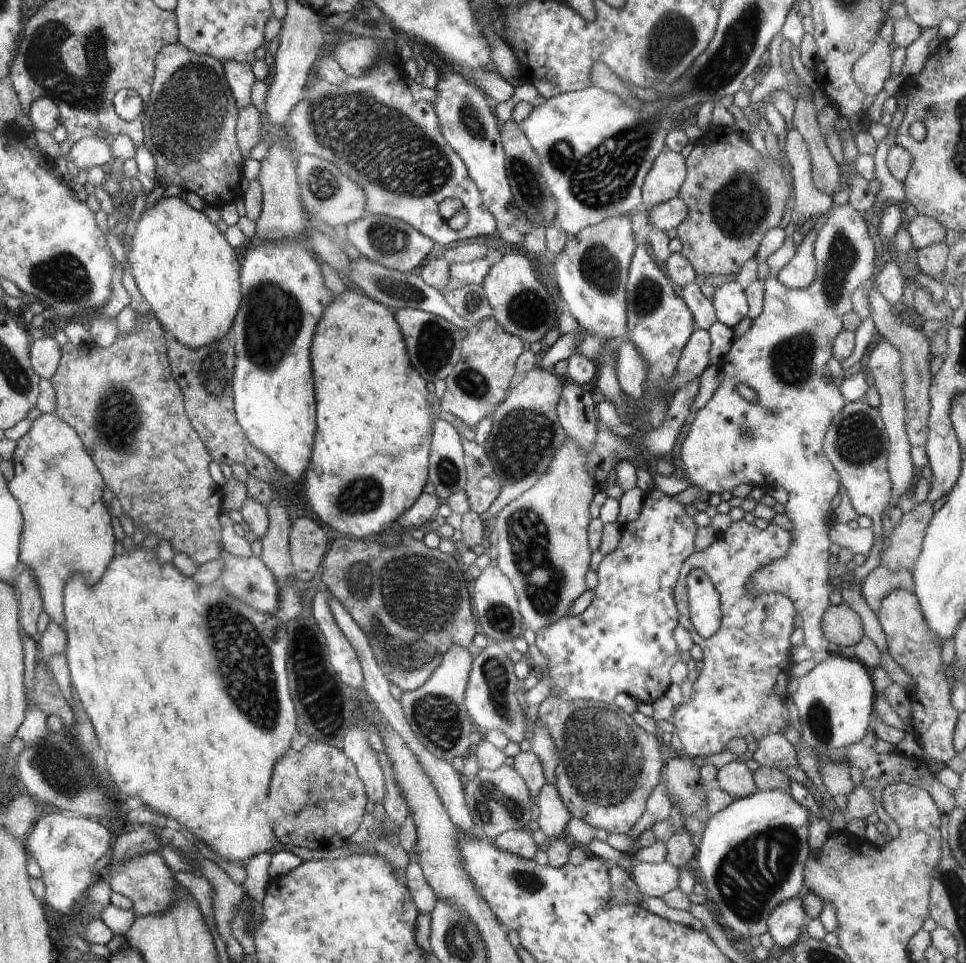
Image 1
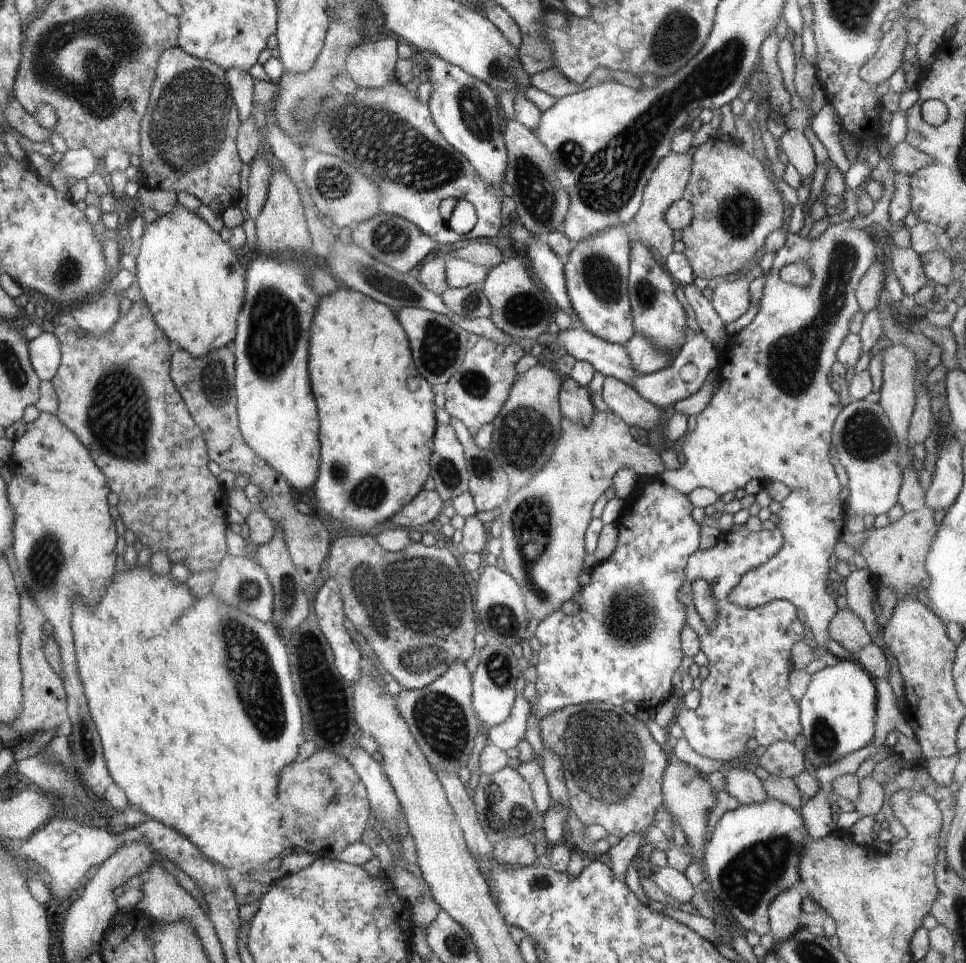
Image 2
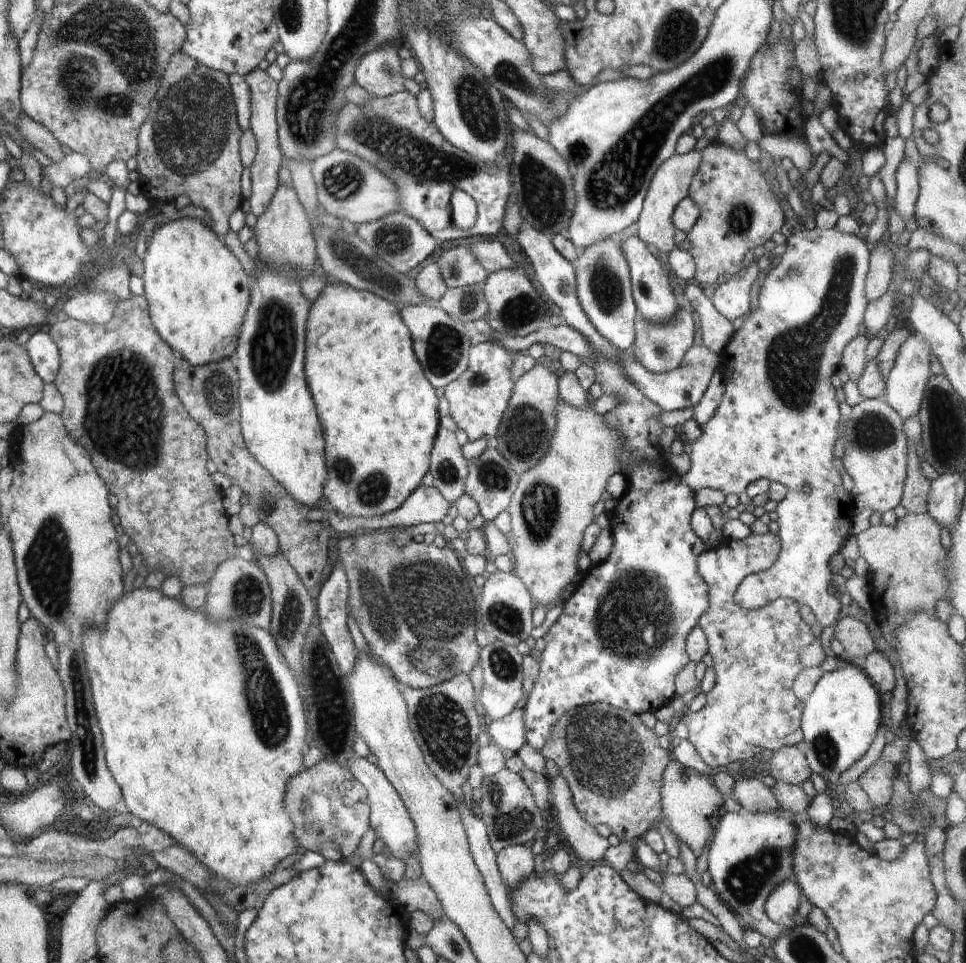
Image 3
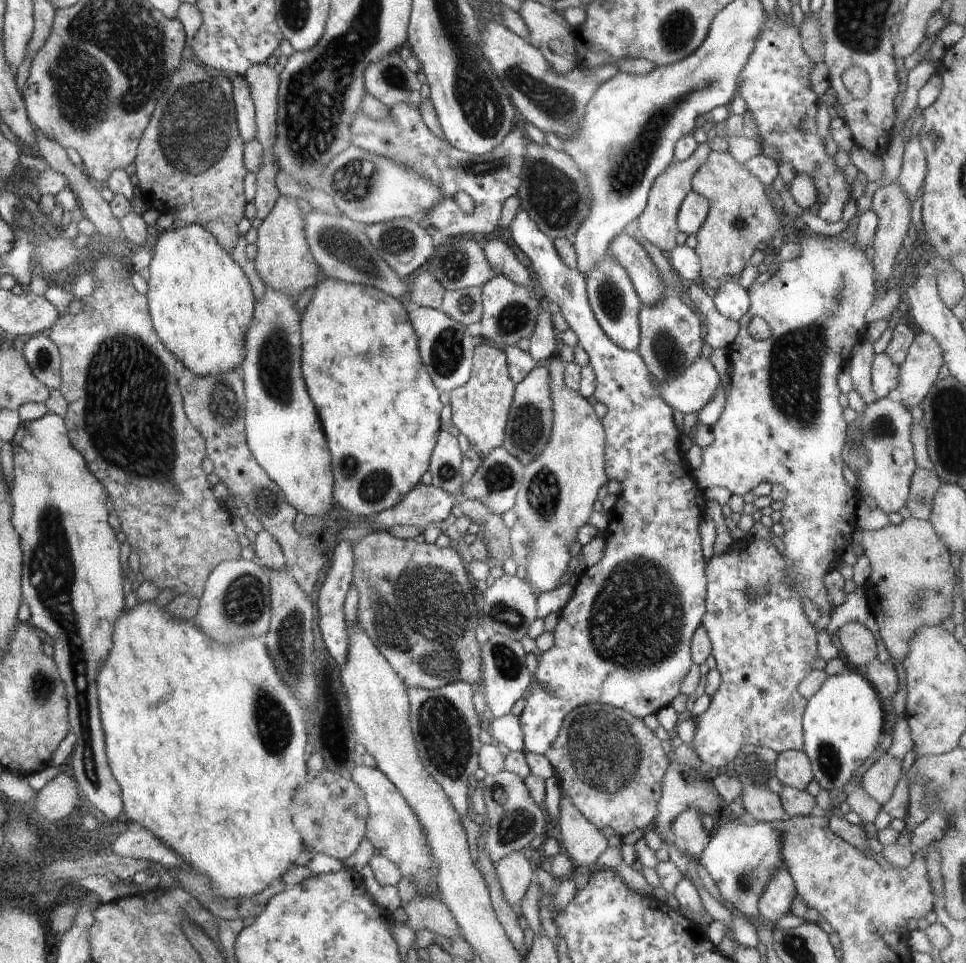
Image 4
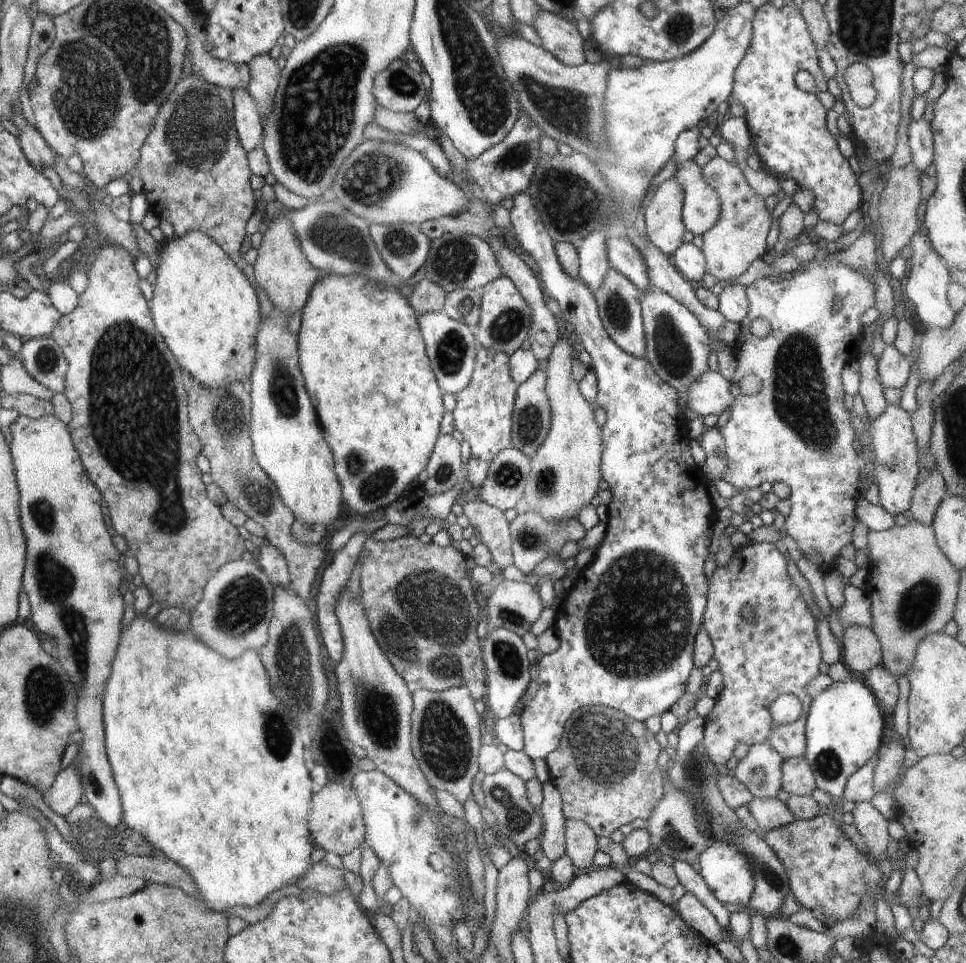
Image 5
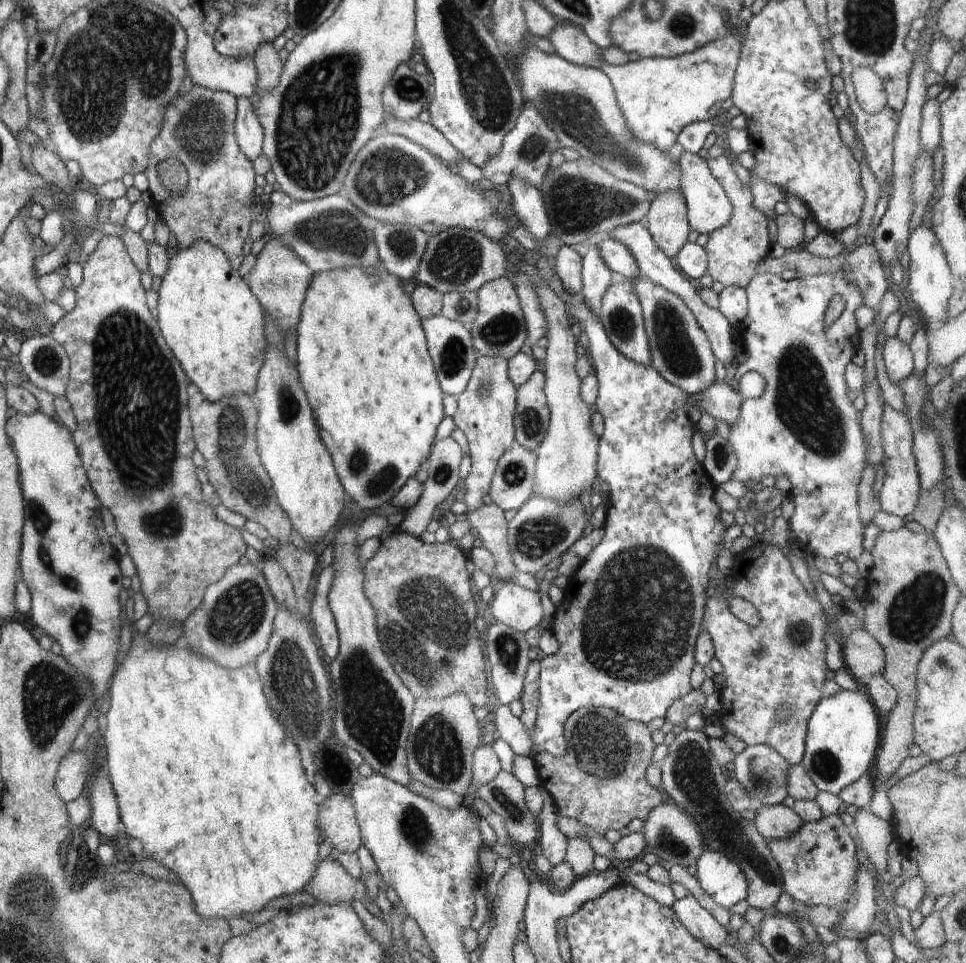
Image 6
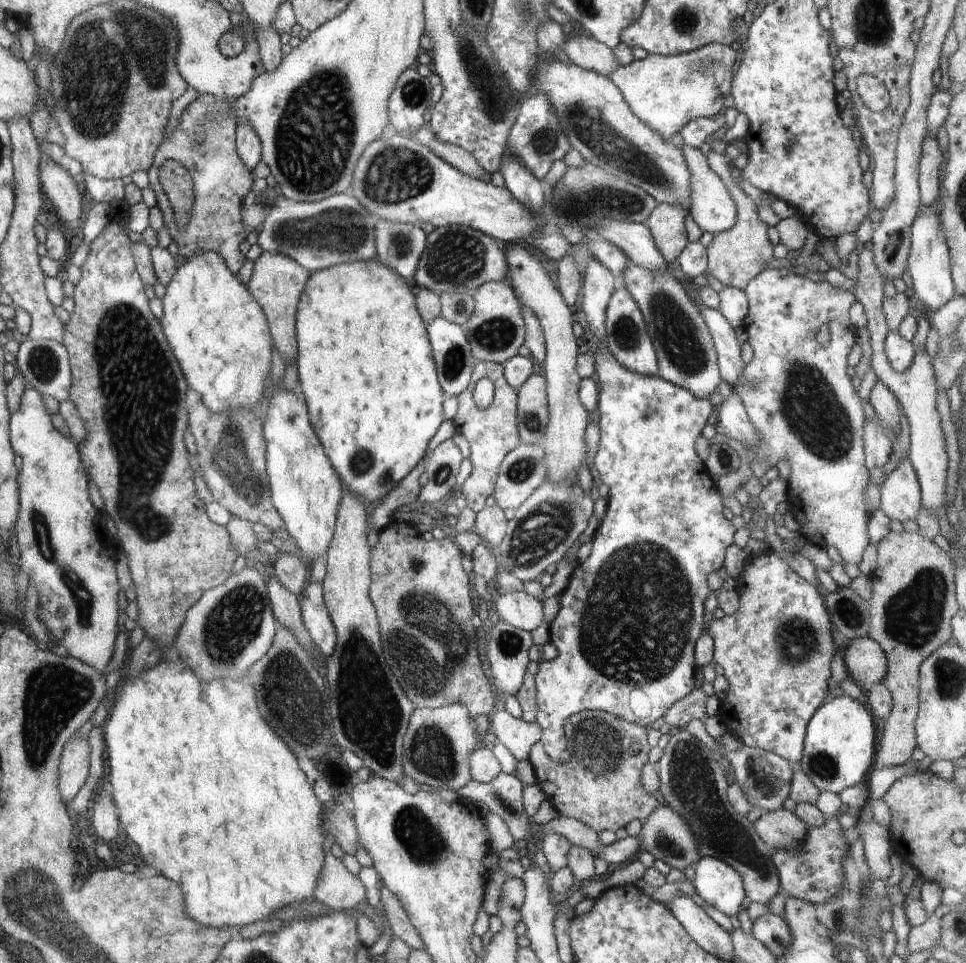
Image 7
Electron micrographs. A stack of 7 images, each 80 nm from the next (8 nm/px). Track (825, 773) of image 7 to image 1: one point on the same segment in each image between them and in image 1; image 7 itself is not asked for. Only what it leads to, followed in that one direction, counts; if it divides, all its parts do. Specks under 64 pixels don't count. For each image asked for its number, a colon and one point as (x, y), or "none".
1: (835, 700)
2: (837, 712)
3: (840, 718)
4: (842, 724)
5: (844, 726)
6: (842, 738)

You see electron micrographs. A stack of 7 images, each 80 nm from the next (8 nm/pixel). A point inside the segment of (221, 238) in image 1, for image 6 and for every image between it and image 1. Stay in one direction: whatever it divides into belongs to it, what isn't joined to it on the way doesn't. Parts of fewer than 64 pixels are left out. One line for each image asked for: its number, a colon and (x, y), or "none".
2: (192, 281)
3: (197, 292)
4: (201, 304)
5: (207, 312)
6: (213, 323)

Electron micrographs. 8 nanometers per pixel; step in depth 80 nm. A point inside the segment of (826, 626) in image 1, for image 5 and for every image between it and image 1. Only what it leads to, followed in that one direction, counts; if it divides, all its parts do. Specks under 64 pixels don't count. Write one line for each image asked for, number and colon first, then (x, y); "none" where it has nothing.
2: (847, 628)
3: (856, 638)
4: (860, 646)
5: (861, 652)

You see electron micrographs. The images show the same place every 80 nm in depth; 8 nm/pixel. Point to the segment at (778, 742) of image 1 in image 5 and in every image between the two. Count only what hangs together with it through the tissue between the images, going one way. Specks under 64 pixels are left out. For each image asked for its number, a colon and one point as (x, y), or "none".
2: (781, 758)
3: (789, 764)
4: (793, 769)
5: (798, 779)

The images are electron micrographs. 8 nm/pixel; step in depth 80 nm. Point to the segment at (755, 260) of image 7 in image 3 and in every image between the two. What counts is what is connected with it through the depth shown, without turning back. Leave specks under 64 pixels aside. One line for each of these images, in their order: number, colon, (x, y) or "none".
3: (738, 211)
4: (740, 217)
5: (738, 239)
6: (734, 251)

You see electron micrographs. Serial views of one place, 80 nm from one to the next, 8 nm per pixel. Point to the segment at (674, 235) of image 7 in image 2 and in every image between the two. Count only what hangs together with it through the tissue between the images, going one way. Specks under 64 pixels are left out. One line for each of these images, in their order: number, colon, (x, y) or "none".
2: (667, 184)
3: (669, 185)
4: (658, 223)
5: (664, 214)
6: (668, 224)

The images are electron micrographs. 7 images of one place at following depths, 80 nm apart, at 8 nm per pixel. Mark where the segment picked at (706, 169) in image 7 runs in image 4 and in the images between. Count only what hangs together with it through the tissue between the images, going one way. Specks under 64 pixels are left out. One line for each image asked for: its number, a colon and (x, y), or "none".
4: (693, 212)
5: (702, 206)
6: (708, 208)

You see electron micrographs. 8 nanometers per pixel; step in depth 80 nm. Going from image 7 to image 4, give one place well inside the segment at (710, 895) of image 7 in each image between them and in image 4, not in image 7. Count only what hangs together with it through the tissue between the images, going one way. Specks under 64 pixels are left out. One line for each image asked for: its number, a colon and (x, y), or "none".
4: (740, 858)
5: (724, 868)
6: (719, 876)

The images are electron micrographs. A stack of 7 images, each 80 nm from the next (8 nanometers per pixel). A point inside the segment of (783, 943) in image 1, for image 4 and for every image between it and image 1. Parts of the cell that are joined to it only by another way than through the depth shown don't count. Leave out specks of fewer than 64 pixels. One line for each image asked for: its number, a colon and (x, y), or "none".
2: (785, 914)
3: (781, 905)
4: (774, 903)

